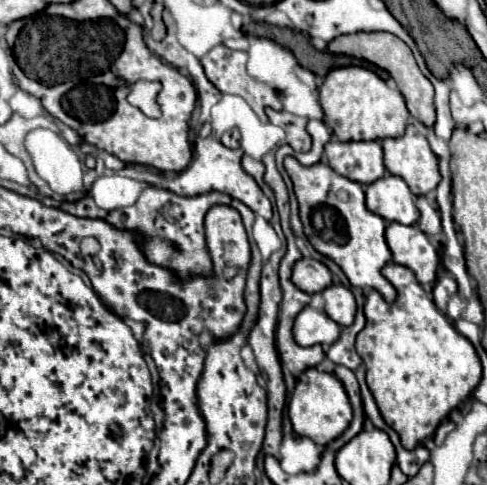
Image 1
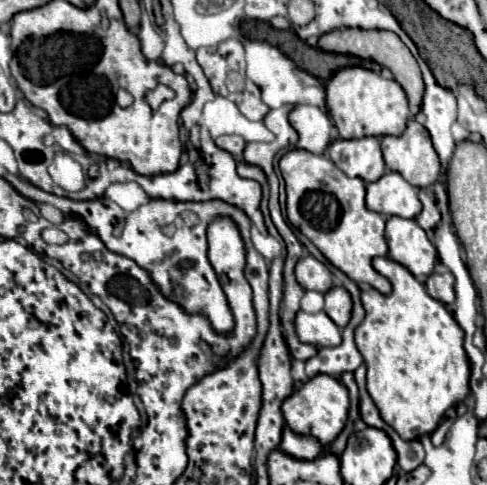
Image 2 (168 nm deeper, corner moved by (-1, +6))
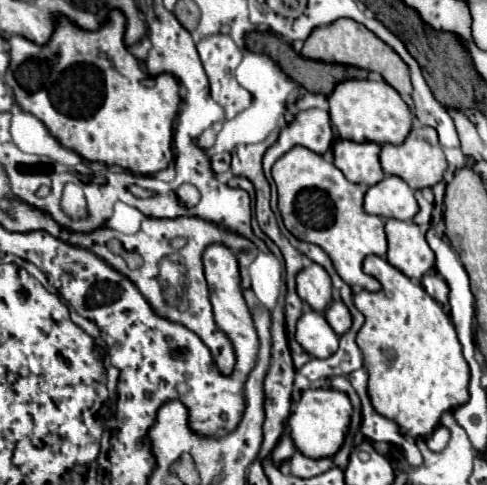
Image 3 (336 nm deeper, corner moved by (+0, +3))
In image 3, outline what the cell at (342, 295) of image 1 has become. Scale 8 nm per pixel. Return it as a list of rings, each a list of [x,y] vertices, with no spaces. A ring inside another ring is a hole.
[[[333,301],[323,315],[325,315],[325,319],[329,321],[329,325],[333,327],[333,331],[337,335],[343,335],[343,333],[349,331],[349,327],[351,327],[351,315],[349,315],[349,309],[345,307],[345,303]]]

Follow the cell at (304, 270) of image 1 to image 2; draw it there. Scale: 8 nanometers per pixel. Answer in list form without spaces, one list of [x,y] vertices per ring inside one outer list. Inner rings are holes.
[[[306,256],[296,264],[296,280],[304,290],[316,290],[316,292],[328,292],[332,288],[332,274],[314,256]]]

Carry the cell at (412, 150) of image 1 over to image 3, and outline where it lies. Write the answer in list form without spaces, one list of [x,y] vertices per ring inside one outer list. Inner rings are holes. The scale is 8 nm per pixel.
[[[421,127],[421,129],[411,129],[411,133],[401,145],[385,143],[381,147],[381,167],[387,175],[401,177],[411,189],[423,189],[423,187],[433,187],[443,179],[447,161],[443,149],[439,147],[437,133],[431,127]]]

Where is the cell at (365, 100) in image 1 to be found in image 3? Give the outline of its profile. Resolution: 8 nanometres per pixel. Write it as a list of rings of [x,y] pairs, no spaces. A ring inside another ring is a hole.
[[[349,79],[341,81],[329,95],[329,115],[335,131],[341,139],[349,141],[373,141],[373,143],[393,143],[399,145],[411,131],[411,113],[401,95],[385,81],[369,79]]]

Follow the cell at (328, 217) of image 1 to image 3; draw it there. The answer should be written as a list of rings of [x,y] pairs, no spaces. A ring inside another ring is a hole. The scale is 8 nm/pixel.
[[[293,147],[279,157],[271,169],[279,193],[279,211],[285,227],[301,241],[319,245],[331,259],[335,271],[347,285],[359,285],[367,291],[381,291],[381,283],[363,273],[363,259],[367,255],[385,255],[387,239],[383,221],[377,215],[363,211],[363,189],[349,183],[337,167],[323,155],[305,147]]]

